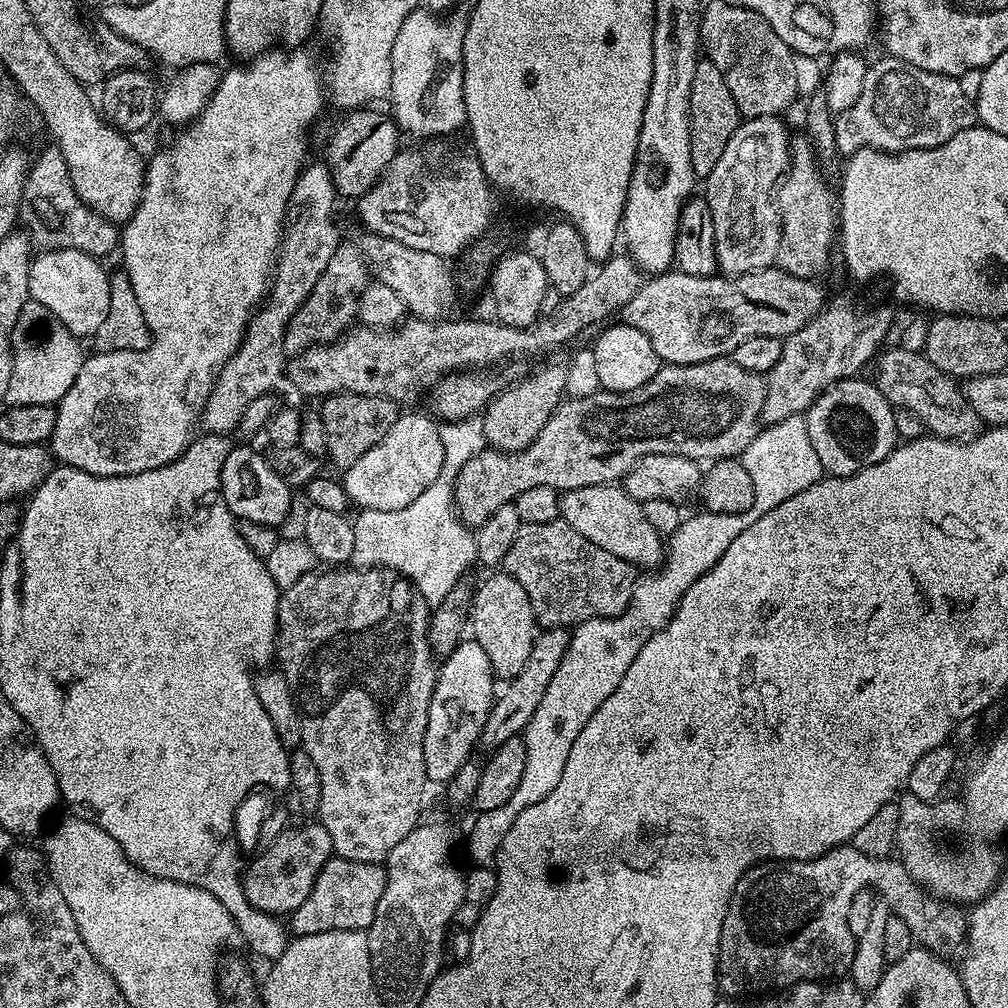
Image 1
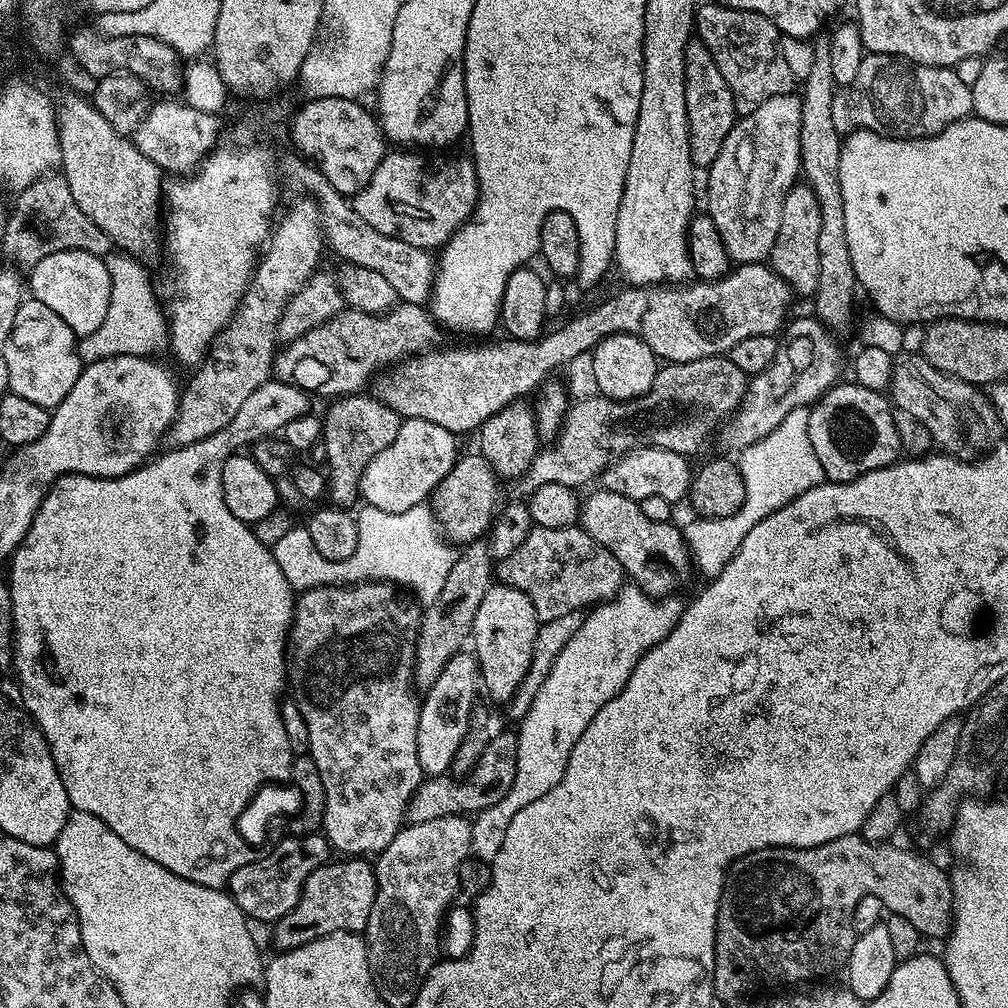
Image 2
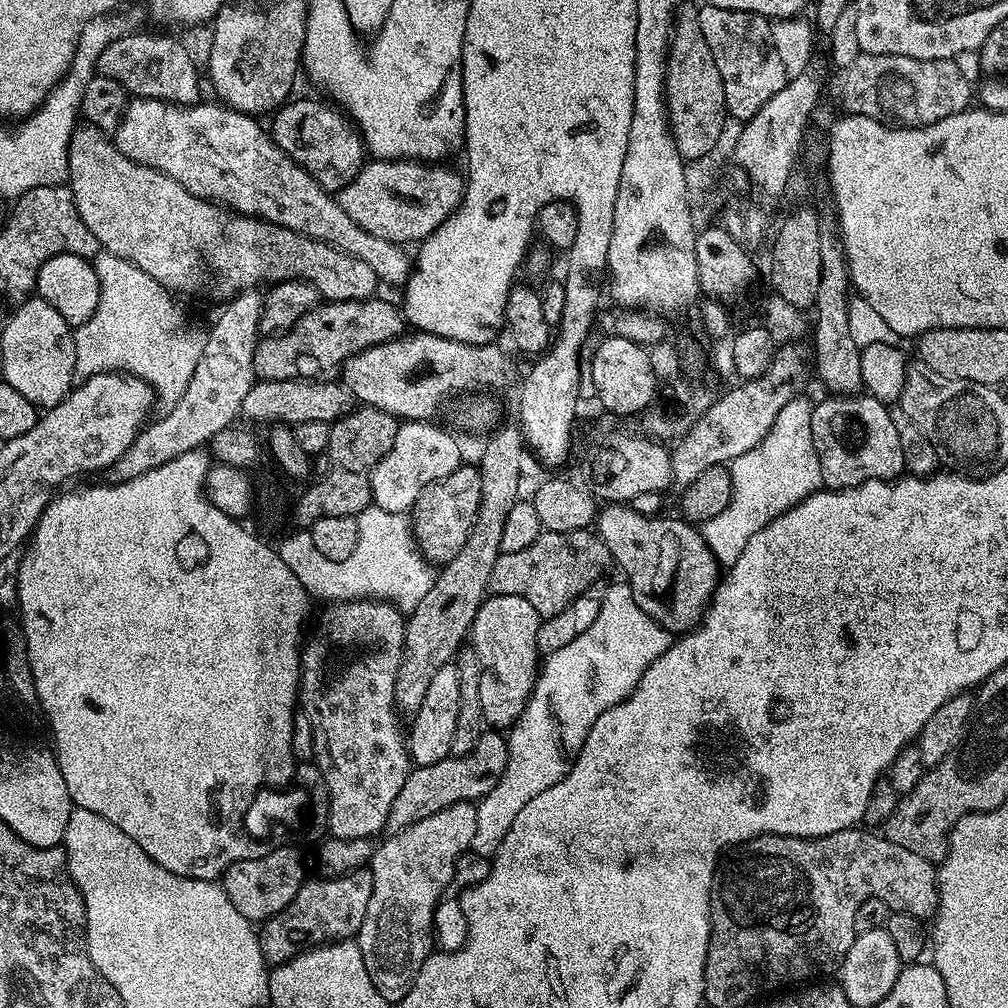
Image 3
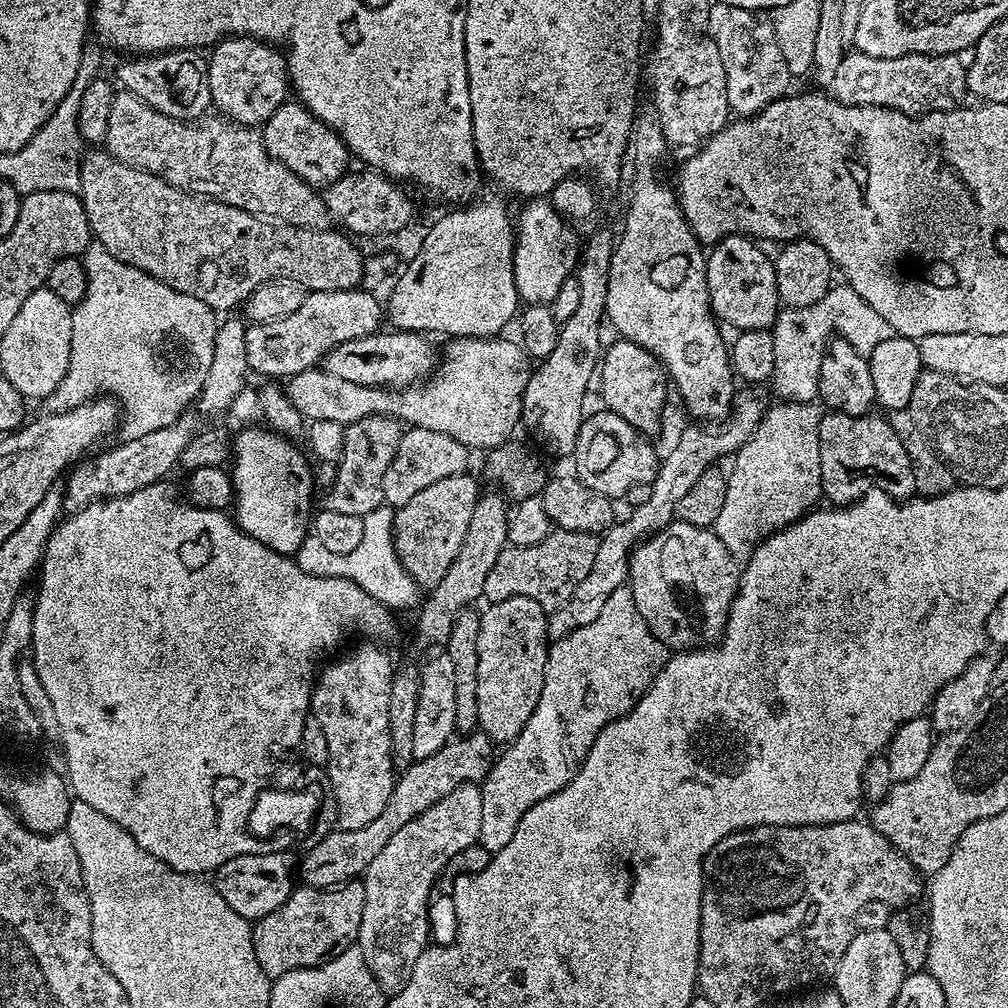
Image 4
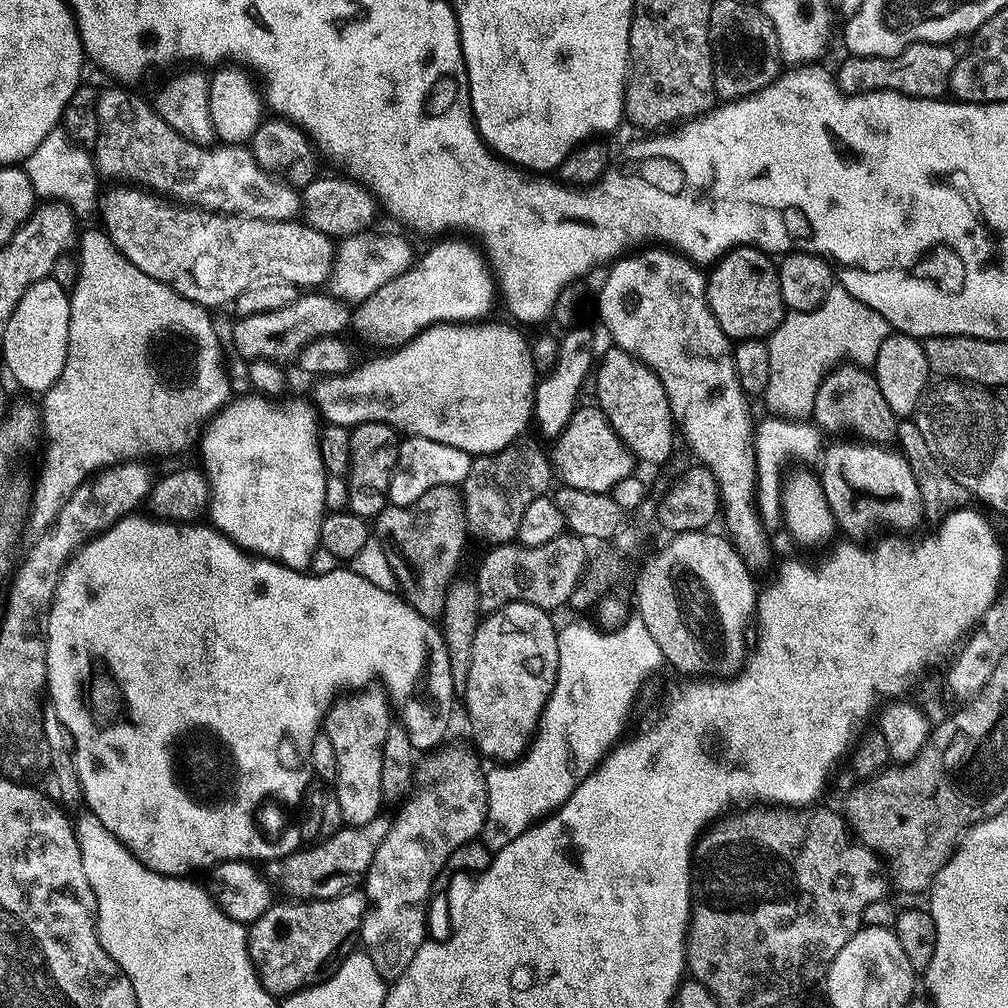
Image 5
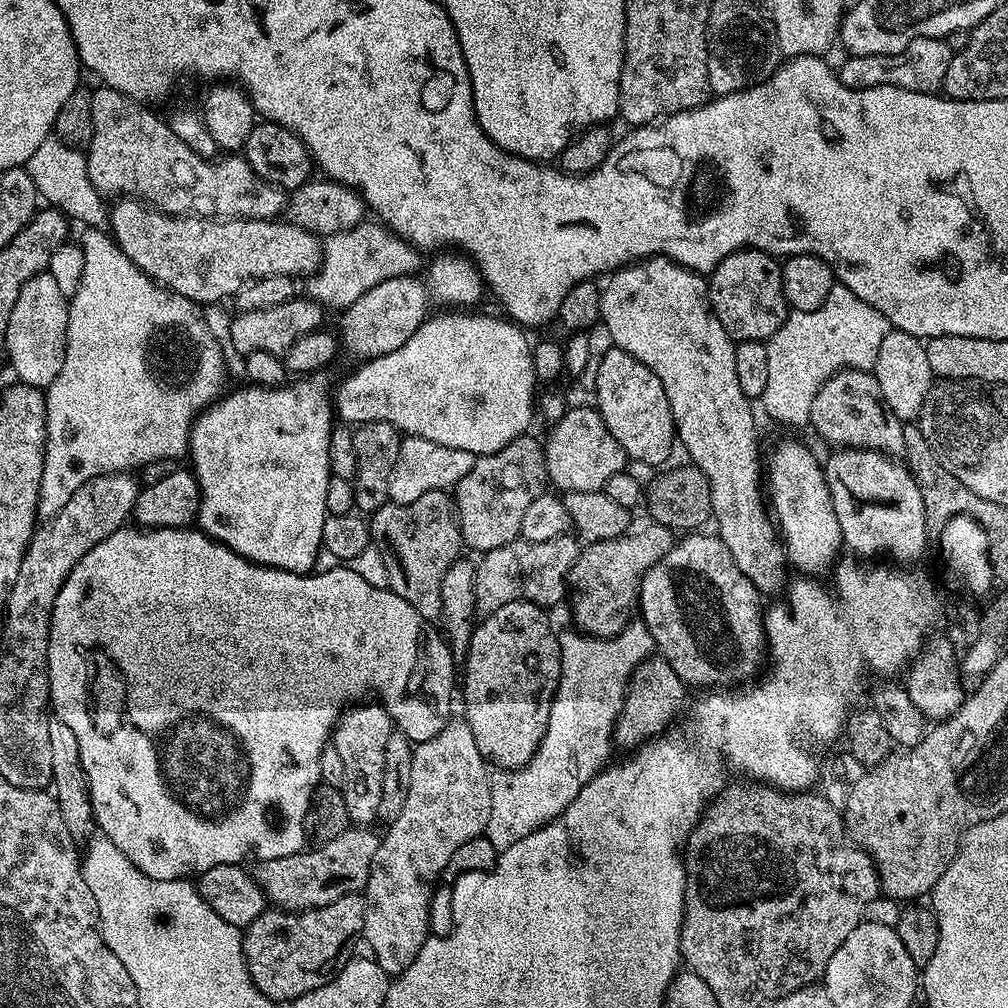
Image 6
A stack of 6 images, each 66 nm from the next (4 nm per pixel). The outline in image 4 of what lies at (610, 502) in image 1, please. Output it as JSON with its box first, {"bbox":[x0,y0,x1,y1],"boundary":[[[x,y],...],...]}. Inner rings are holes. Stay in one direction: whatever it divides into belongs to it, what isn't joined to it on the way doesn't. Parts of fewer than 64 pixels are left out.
{"bbox":[628,519,741,653],"boundary":[[[675,519],[633,550],[628,559],[628,584],[632,589],[634,606],[638,606],[638,614],[642,614],[654,638],[662,641],[665,649],[673,653],[687,652],[707,648],[710,642],[723,637],[728,611],[732,609],[736,591],[740,589],[741,571],[741,565],[730,554],[730,550],[722,546],[712,528],[690,526]]]}

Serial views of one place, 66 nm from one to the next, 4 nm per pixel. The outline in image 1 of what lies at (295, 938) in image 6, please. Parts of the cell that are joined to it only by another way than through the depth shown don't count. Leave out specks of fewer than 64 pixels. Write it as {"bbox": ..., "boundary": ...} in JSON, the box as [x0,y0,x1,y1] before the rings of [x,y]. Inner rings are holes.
{"bbox":[290,855,387,937],"boundary":[[[338,855],[322,866],[318,878],[314,882],[314,890],[310,890],[306,902],[298,906],[298,910],[290,913],[290,932],[293,937],[319,932],[333,932],[334,930],[347,930],[347,932],[364,932],[374,922],[378,910],[378,898],[382,898],[382,890],[386,890],[387,871],[380,864],[367,864],[354,862]]]}

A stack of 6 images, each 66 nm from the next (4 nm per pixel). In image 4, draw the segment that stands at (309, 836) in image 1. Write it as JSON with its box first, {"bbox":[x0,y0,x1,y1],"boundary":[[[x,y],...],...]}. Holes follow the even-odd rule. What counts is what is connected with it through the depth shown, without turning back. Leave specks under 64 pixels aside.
{"bbox":[214,850,294,922],"boundary":[[[265,850],[262,854],[242,854],[238,858],[230,858],[216,869],[214,883],[218,894],[226,898],[226,906],[230,906],[234,914],[242,914],[242,918],[250,922],[261,920],[290,898],[294,887],[292,856],[288,852]]]}

